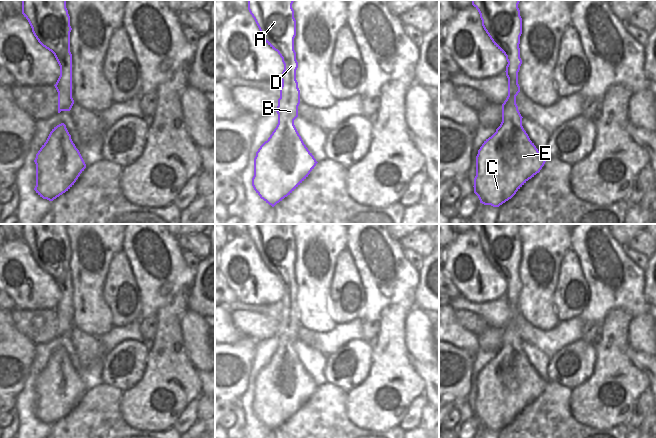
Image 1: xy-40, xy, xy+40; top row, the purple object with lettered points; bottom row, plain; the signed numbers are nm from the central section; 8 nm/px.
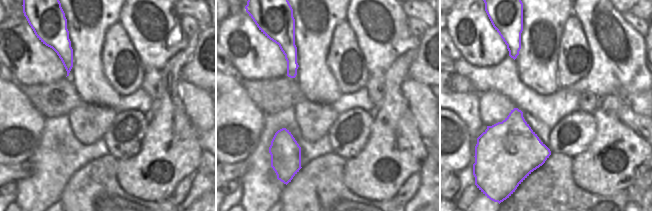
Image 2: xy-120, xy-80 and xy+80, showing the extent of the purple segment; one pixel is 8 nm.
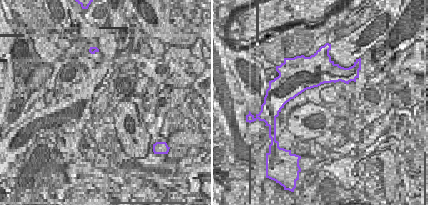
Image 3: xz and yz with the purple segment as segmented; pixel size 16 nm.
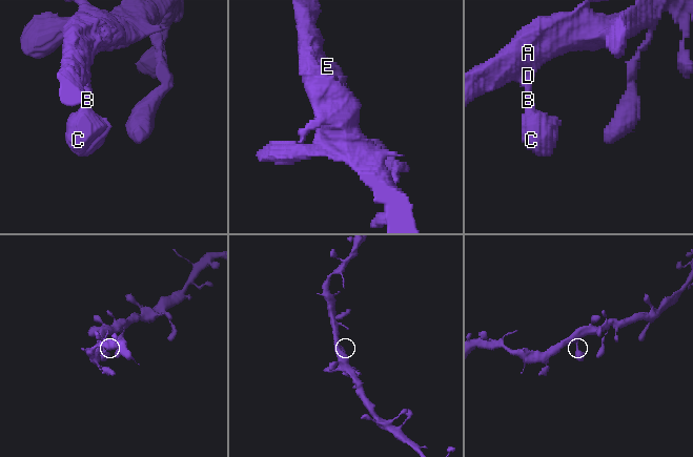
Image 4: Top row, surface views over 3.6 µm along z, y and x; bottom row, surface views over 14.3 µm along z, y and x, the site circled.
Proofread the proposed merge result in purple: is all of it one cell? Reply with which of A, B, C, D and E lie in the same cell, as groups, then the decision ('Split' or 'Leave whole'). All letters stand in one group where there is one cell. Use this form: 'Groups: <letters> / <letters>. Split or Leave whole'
Groups: A B C D E. Leave whole.

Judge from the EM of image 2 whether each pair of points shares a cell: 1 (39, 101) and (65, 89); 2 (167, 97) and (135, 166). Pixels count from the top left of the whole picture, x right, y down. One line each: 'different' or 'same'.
1: same
2: same

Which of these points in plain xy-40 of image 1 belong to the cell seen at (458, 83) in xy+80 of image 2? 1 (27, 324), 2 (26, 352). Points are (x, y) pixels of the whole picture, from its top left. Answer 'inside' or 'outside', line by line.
1: inside
2: outside

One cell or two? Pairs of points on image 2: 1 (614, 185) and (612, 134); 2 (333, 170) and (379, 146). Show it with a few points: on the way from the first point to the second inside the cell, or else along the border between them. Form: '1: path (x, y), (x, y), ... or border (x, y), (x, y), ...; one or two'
1: path (605, 172), (592, 158), (601, 147); one
2: border (347, 160), (343, 167), (343, 182), (346, 187); two

